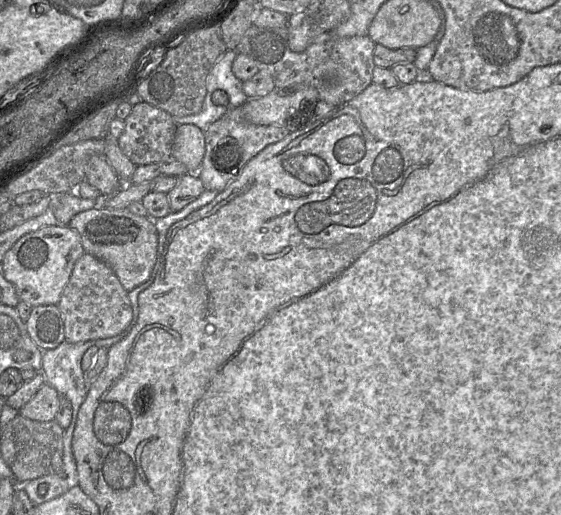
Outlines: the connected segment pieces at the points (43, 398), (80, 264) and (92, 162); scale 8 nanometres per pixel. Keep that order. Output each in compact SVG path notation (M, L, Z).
M45 383L19 410L19 414L30 420L49 422L55 419L59 401L59 393L51 385Z
M85 252L76 261L57 306L64 323L65 341L70 343L110 338L132 326L128 292L108 264Z
M92 155L85 165L85 180L98 189L102 196L120 190L120 179L104 155Z

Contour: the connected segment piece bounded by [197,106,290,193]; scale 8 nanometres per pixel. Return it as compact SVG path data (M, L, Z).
M241 106L230 110L204 132L205 155L197 172L204 188L217 193L223 191L250 159L268 145L283 140L288 134L289 123L284 126L256 125L243 117Z

